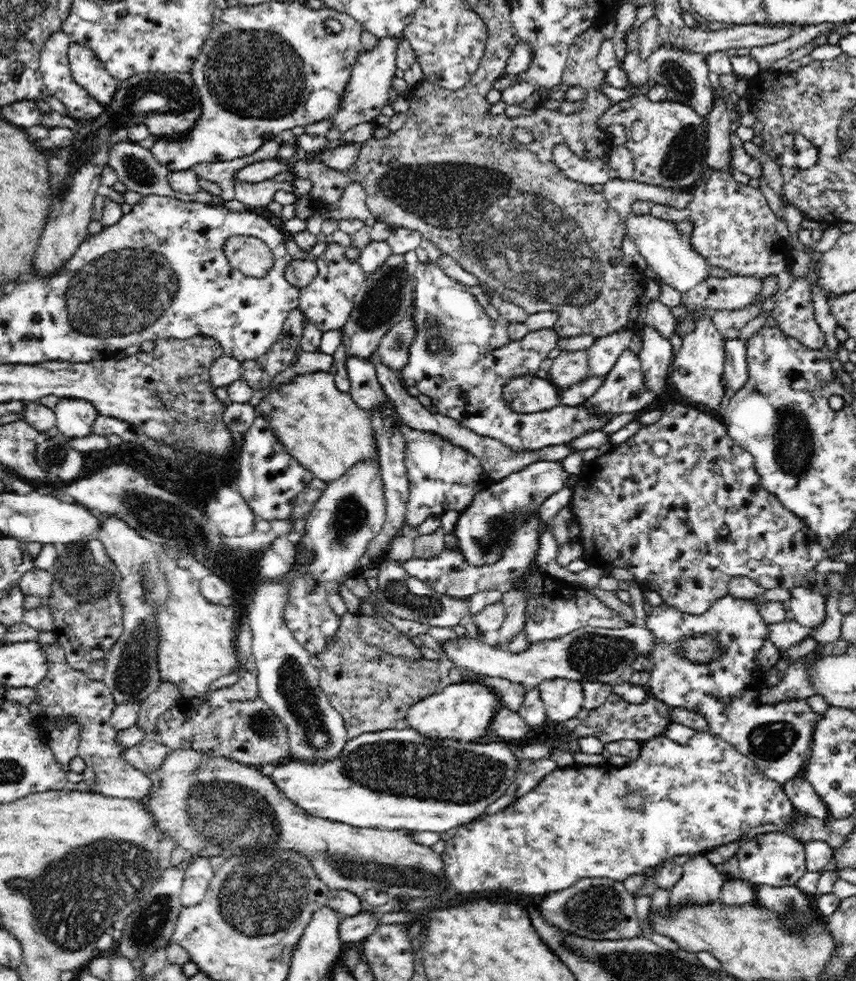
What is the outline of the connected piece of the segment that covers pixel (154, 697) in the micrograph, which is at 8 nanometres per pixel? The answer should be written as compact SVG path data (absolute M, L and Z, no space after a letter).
M162 681L159 688L140 704L135 726L146 733L153 731L158 719L174 708L180 699L182 699L182 693L178 691L178 687Z

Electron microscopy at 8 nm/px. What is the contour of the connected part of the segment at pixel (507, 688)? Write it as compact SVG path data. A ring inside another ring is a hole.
M462 670L462 674L468 682L476 682L490 688L496 694L501 706L505 706L514 712L517 712L524 702L527 689L520 684L512 683L504 678L492 678L482 674L474 674L467 670Z

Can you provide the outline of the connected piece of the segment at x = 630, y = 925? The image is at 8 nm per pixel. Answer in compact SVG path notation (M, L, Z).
M604 877L585 878L557 893L546 893L539 908L541 915L548 920L547 924L562 929L562 932L599 941L622 940L641 934L634 900L635 896L626 890L623 882Z

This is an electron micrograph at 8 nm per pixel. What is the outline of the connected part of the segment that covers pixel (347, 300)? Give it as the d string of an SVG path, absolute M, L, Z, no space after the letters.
M327 243L327 249L322 256L314 260L319 273L308 286L300 288L299 298L299 309L321 331L338 330L348 322L350 313L354 308L356 293L367 277L358 261L346 258L344 245Z

